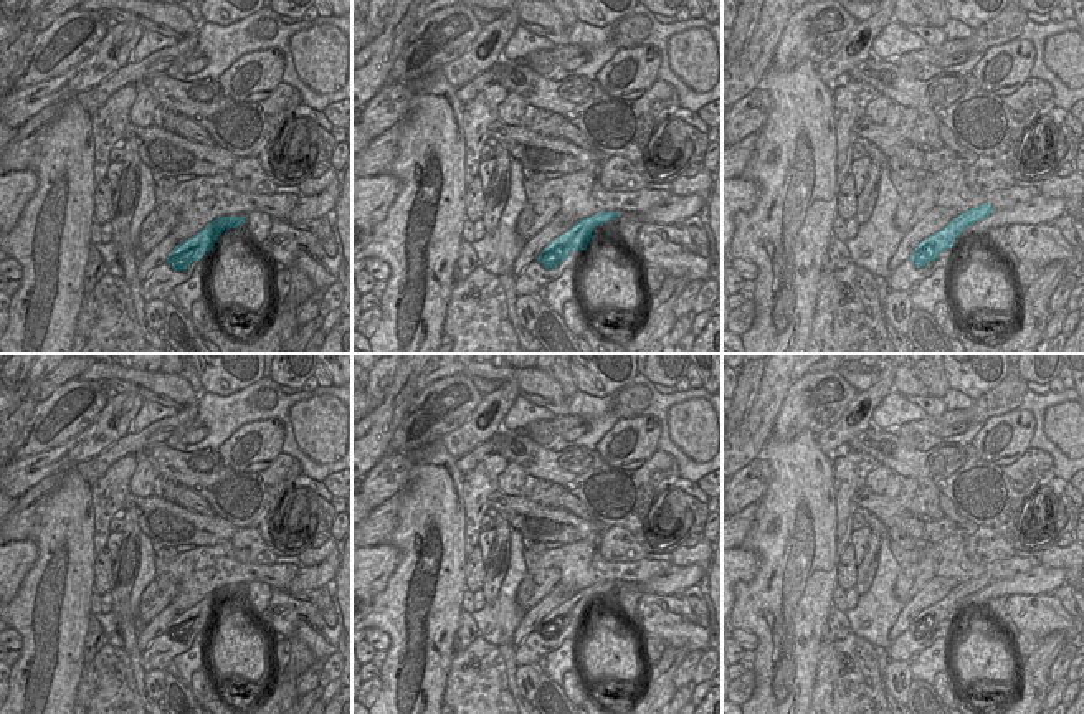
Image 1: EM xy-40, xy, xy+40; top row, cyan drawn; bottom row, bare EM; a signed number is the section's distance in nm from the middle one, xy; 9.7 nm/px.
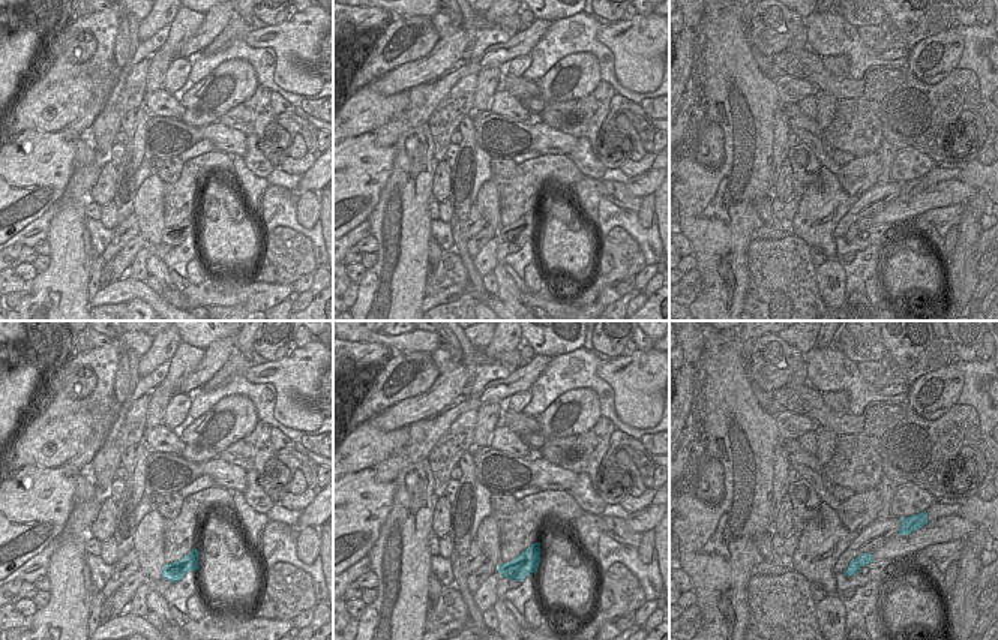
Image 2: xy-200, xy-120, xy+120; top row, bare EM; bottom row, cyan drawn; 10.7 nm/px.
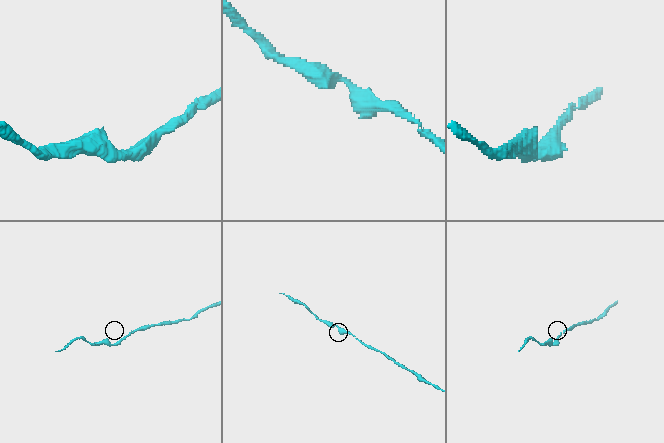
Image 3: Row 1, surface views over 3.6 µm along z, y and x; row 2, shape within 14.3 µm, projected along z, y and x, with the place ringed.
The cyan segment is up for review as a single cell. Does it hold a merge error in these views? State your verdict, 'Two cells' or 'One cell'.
Two cells.

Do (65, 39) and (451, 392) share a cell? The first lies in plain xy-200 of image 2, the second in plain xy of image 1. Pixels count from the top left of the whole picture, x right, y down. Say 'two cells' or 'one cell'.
one cell

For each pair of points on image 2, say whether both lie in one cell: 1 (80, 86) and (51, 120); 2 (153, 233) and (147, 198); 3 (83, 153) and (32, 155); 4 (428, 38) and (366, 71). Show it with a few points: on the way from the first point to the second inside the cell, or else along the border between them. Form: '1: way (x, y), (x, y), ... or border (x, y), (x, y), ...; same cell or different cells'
1: way (71, 95), (56, 111); same cell
2: way (150, 224), (149, 207); same cell
3: border (77, 140), (72, 168); different cells
4: way (413, 45), (399, 56), (384, 56), (381, 59); same cell

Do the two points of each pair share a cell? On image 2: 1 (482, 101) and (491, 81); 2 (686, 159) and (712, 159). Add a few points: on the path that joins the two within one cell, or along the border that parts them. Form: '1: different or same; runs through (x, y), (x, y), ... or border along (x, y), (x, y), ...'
1: same; runs through (482, 96), (486, 86)
2: different; border along (704, 126), (698, 132), (695, 159), (716, 170)

